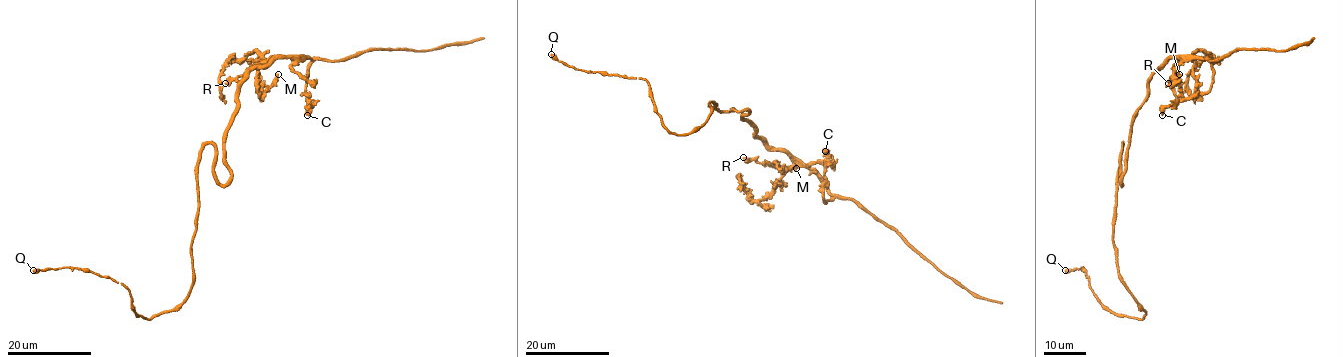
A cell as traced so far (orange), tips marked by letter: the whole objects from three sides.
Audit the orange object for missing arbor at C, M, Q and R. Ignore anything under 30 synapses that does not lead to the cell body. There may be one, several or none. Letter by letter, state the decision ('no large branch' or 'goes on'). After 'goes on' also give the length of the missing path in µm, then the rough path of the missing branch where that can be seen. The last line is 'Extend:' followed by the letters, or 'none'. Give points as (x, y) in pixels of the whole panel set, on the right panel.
C: no large branch
M: no large branch
Q: no large branch
R: no large branch
Extend: none

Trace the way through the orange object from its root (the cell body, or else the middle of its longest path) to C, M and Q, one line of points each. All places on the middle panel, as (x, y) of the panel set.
C: (738, 111), (748, 112), (742, 117), (769, 147), (786, 150), (819, 176), (830, 196), (826, 201), (825, 151)
M: (738, 111), (748, 112), (742, 117), (757, 136), (791, 158), (793, 166), (776, 162), (778, 168), (796, 168)
Q: (738, 111), (720, 111), (712, 102), (708, 118), (698, 129), (672, 133), (644, 79), (578, 70), (551, 54)

